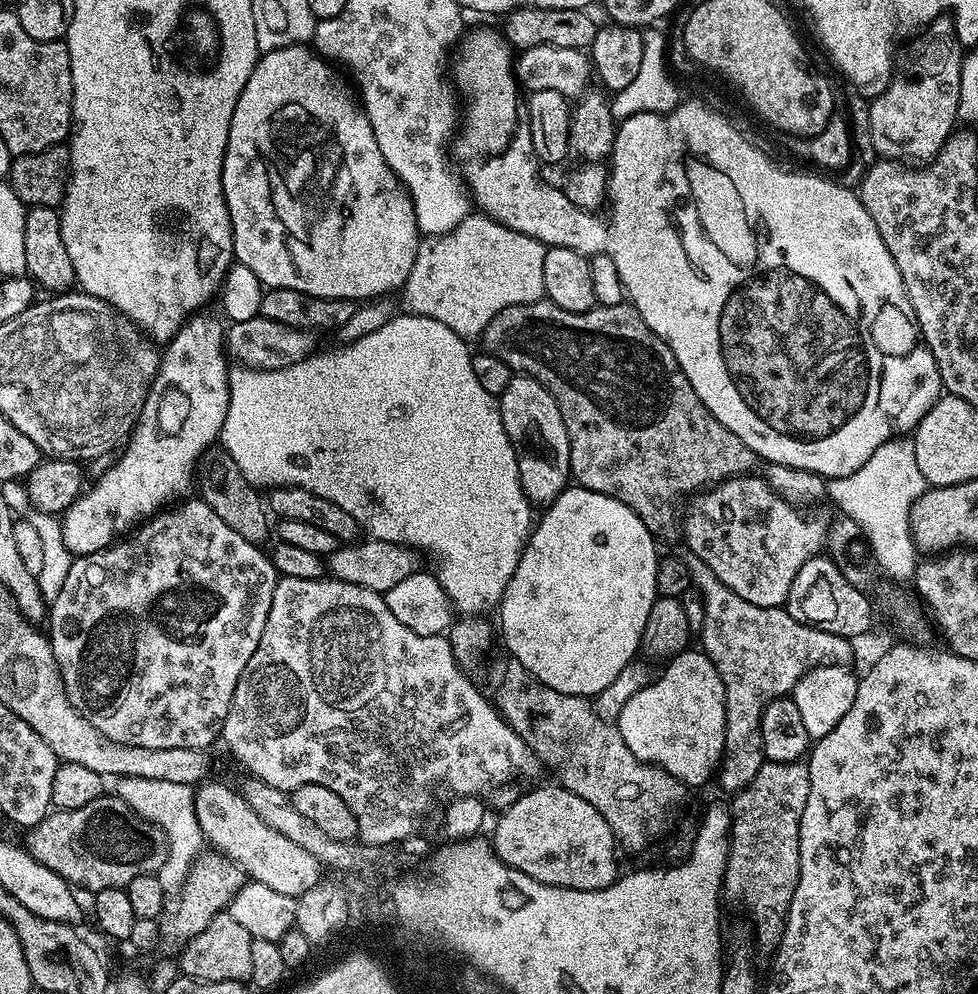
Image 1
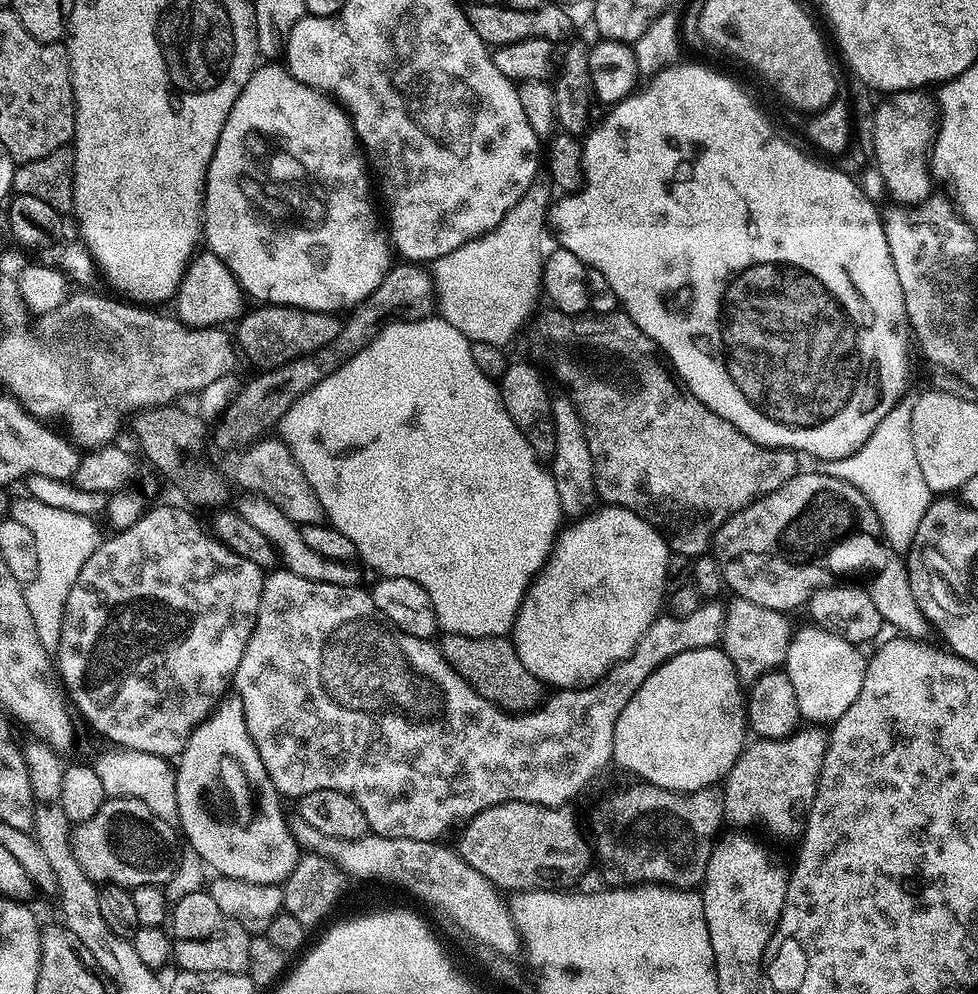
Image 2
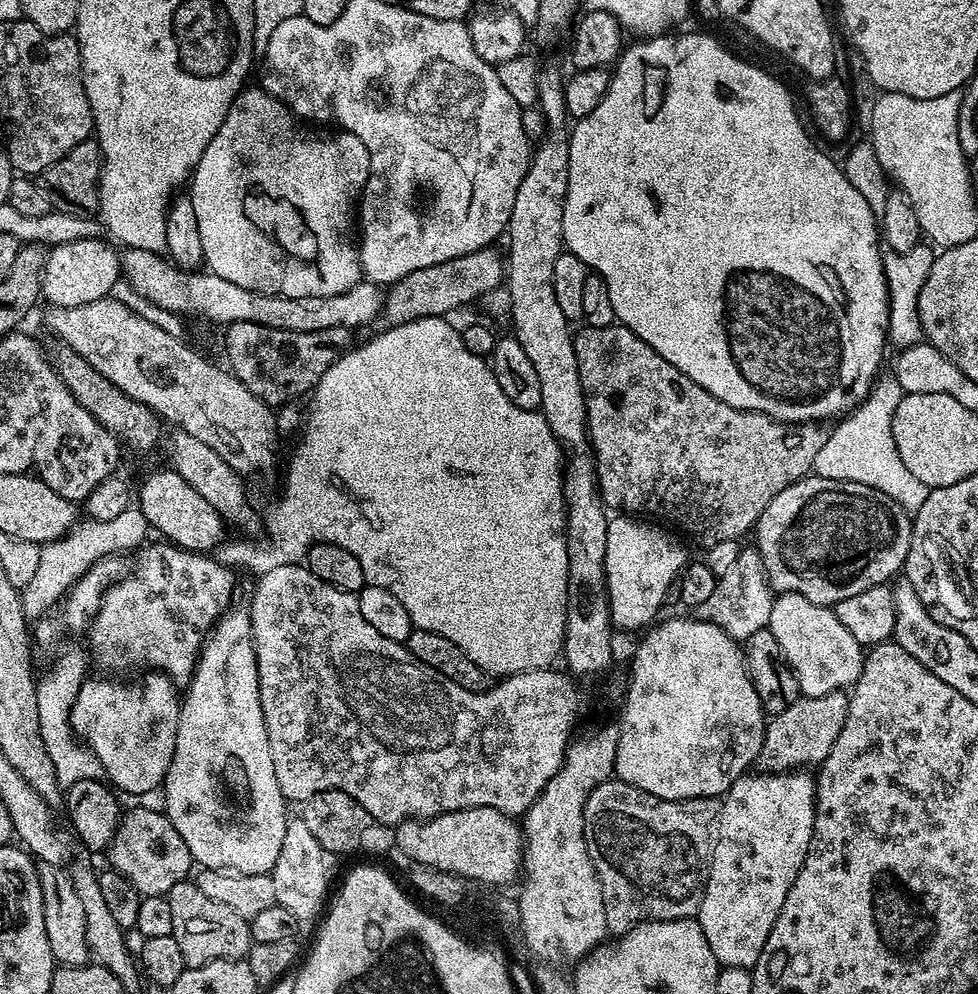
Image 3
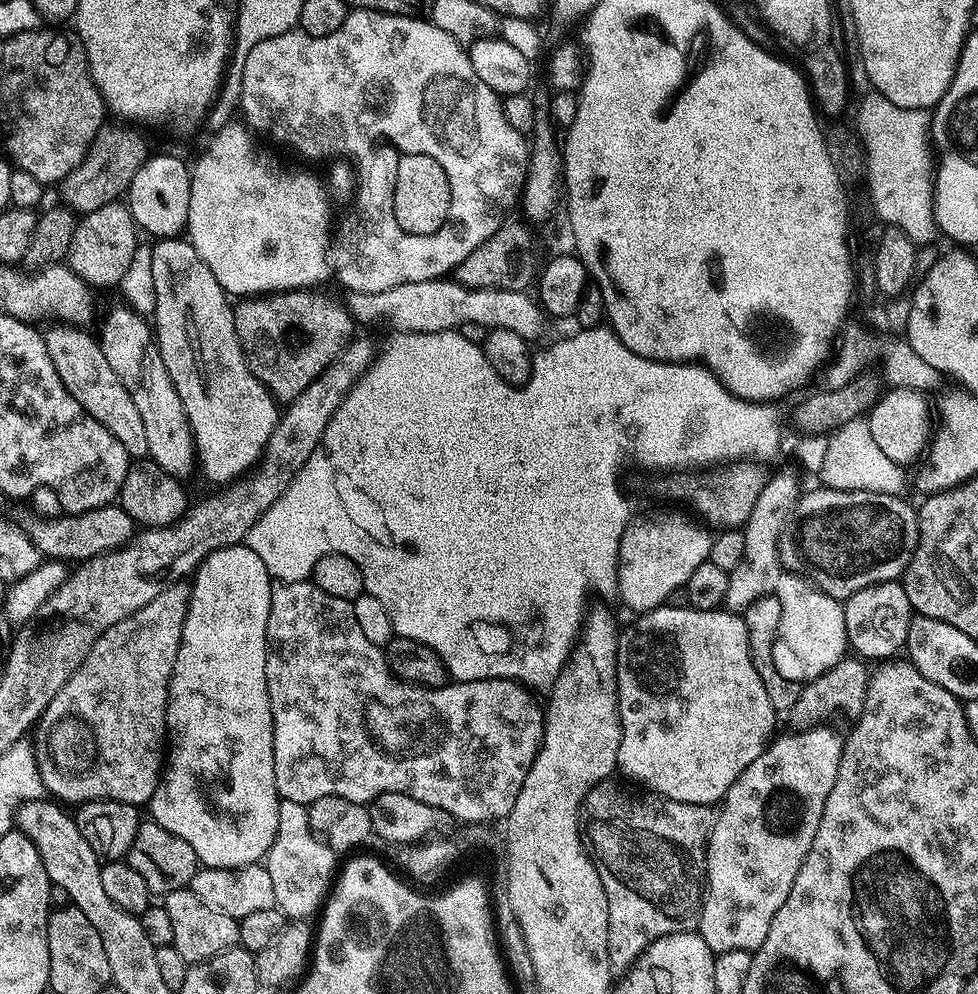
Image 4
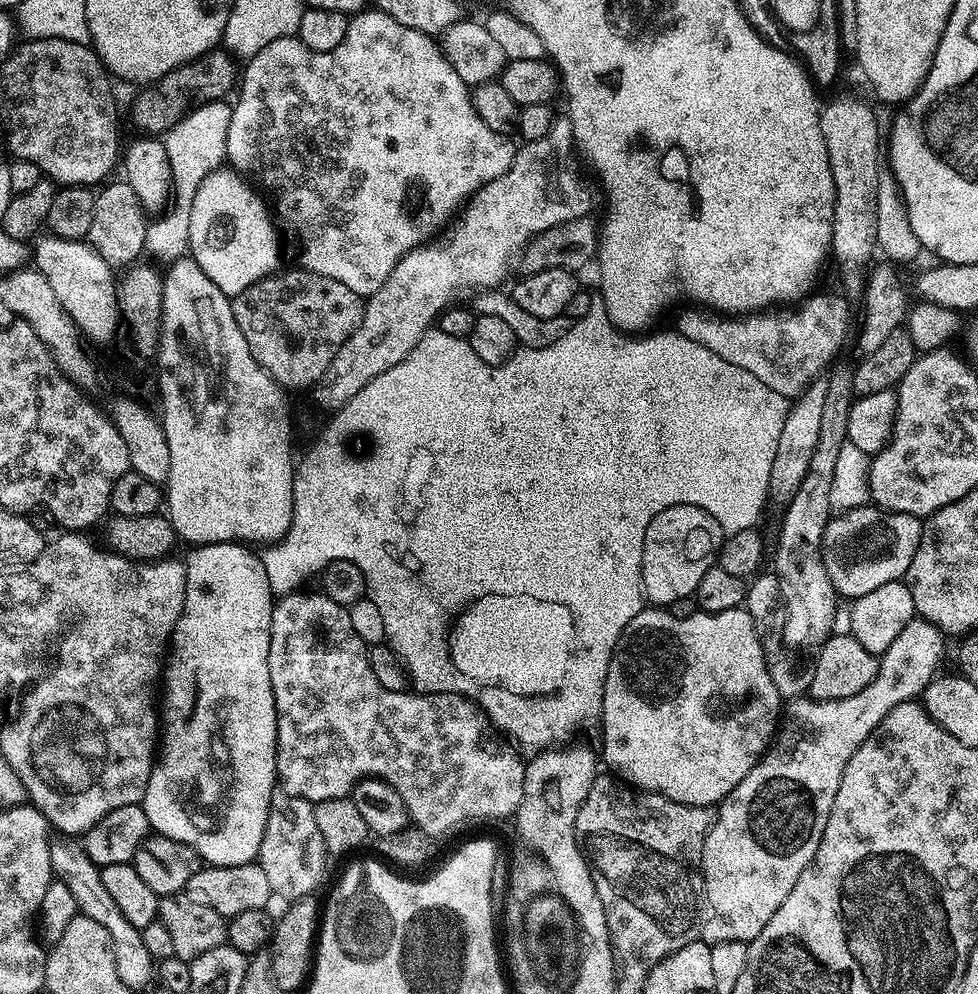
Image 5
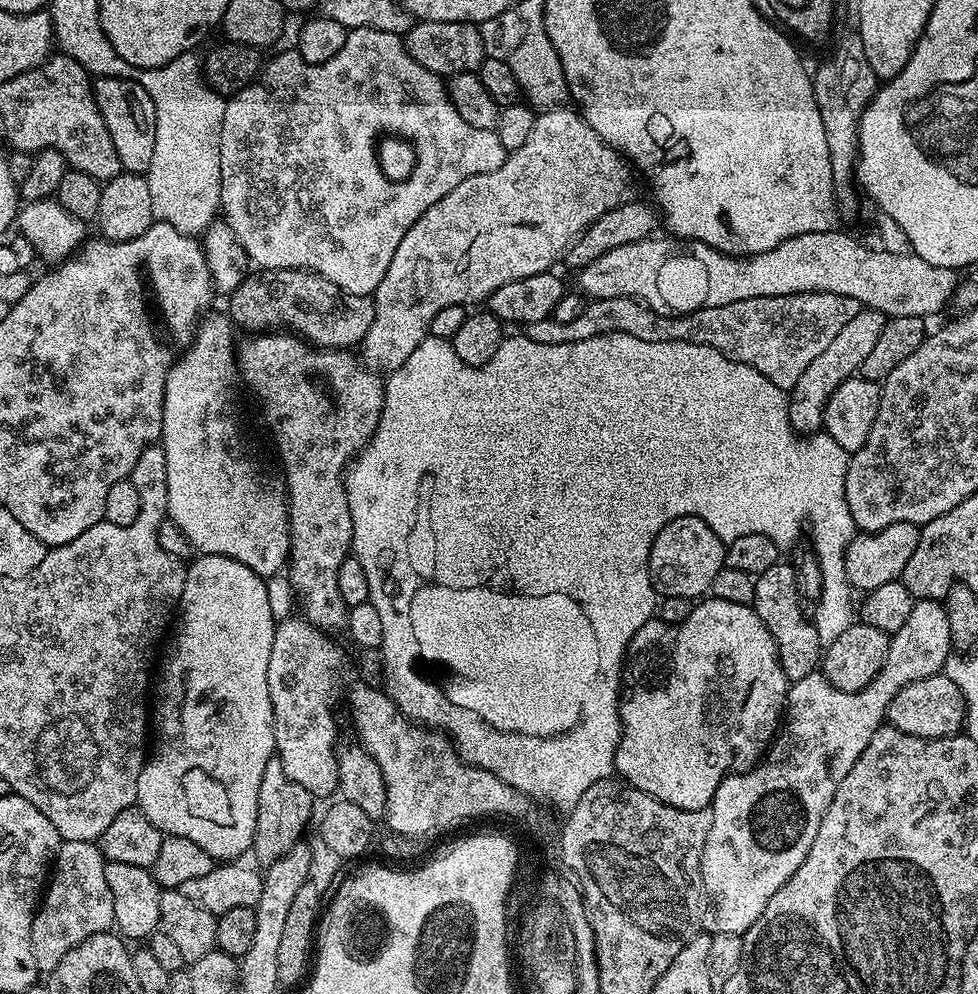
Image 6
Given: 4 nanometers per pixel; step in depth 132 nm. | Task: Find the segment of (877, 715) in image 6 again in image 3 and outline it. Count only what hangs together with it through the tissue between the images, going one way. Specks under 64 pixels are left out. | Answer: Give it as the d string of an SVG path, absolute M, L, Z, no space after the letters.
M808 770L790 772L765 772L760 776L745 774L732 783L730 790L720 800L720 817L716 823L712 841L712 858L708 862L708 878L704 886L704 897L700 903L698 919L702 926L702 934L706 934L706 942L710 942L710 950L714 950L714 958L721 968L753 969L766 946L766 938L770 938L770 930L774 930L774 922L778 922L778 914L782 914L782 902L786 902L786 894L790 894L790 886L794 878L798 878L798 870L802 870L802 862L806 862L806 854L810 850L810 838L814 834L814 818L816 817L816 781Z

